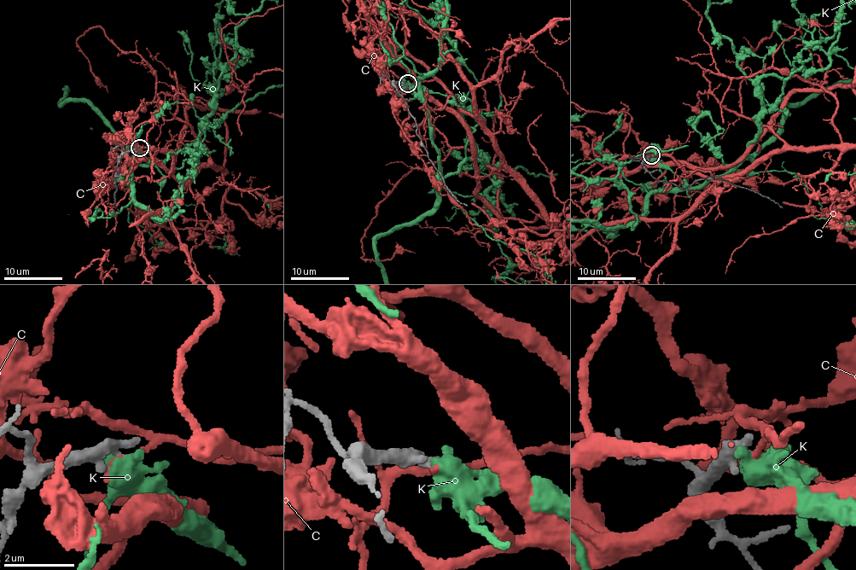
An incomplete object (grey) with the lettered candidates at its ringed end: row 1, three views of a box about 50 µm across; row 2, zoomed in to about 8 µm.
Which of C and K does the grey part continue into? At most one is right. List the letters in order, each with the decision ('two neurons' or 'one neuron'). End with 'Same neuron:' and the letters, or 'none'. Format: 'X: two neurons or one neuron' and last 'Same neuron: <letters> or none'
C: two neurons
K: two neurons
Same neuron: none

